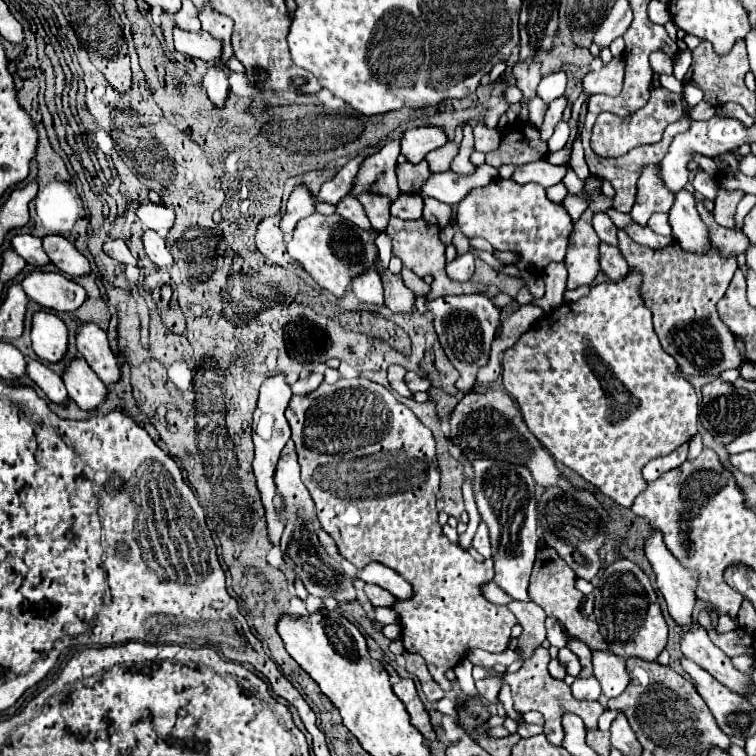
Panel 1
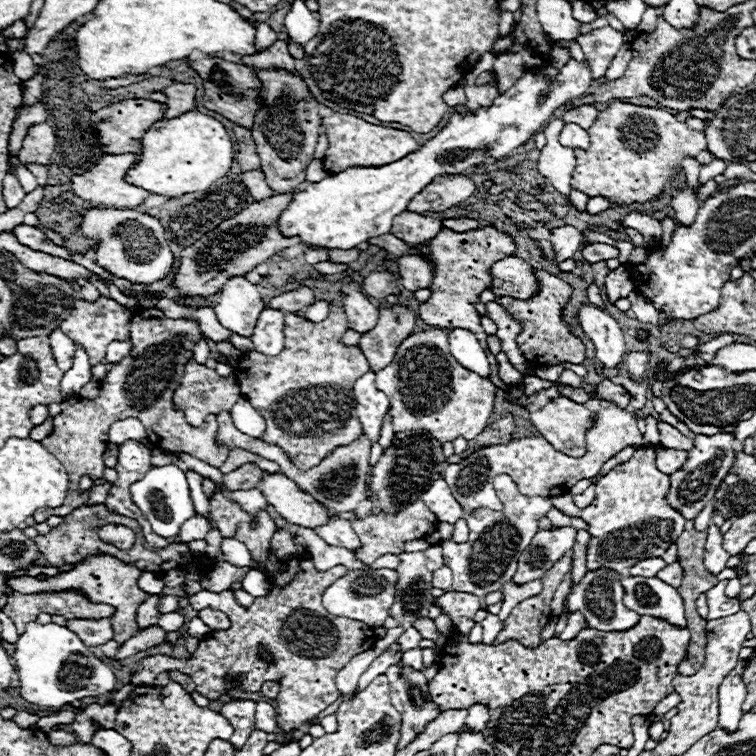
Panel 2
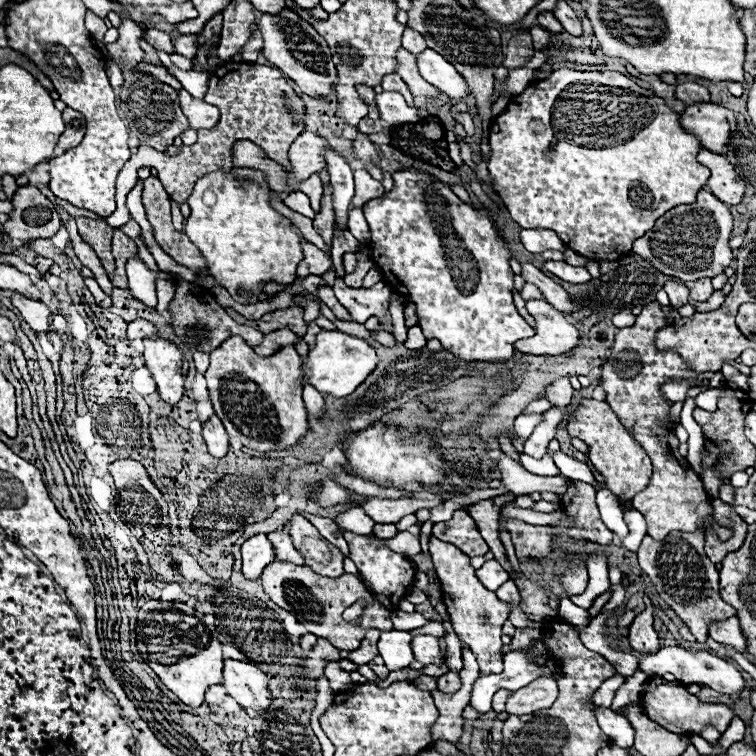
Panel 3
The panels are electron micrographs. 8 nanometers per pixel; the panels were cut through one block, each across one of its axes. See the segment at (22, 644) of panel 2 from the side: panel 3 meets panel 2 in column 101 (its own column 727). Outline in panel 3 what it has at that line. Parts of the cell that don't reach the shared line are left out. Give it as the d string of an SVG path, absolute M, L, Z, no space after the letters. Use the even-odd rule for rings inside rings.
M664 646L654 654L646 654L646 656L638 656L640 658L640 670L646 672L648 676L662 676L664 672L670 672L676 676L678 682L682 684L700 684L700 686L708 686L720 694L728 694L728 696L738 696L744 690L744 680L740 670L730 662L724 660L712 652L692 652L680 646Z

